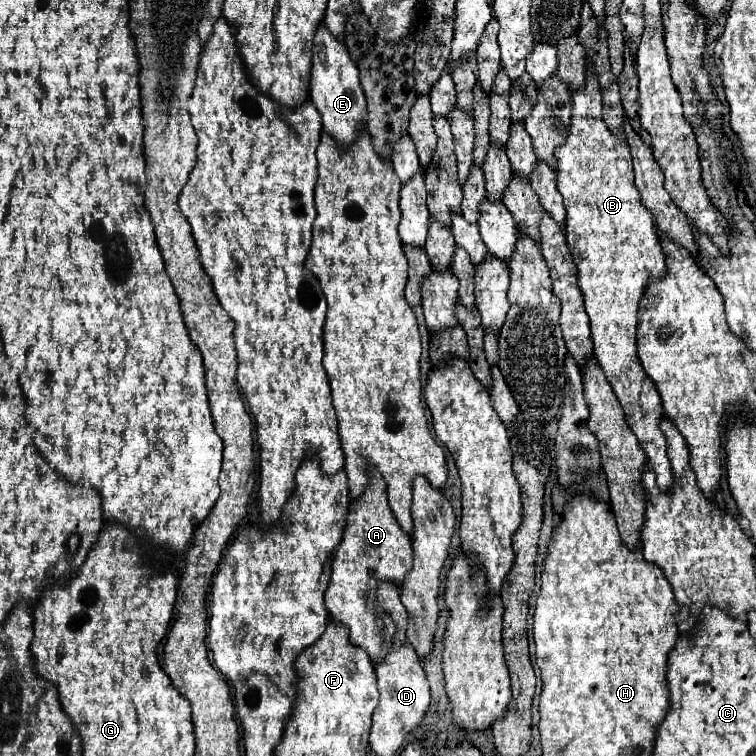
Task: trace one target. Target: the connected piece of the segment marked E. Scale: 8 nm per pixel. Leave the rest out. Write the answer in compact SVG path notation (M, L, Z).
M320 23L316 35L314 35L314 47L312 47L312 71L310 71L310 101L318 107L324 123L324 131L330 133L336 143L350 145L352 139L356 139L360 127L364 127L366 121L366 101L358 79L360 71L356 63L350 59L346 45L336 39L324 23Z

